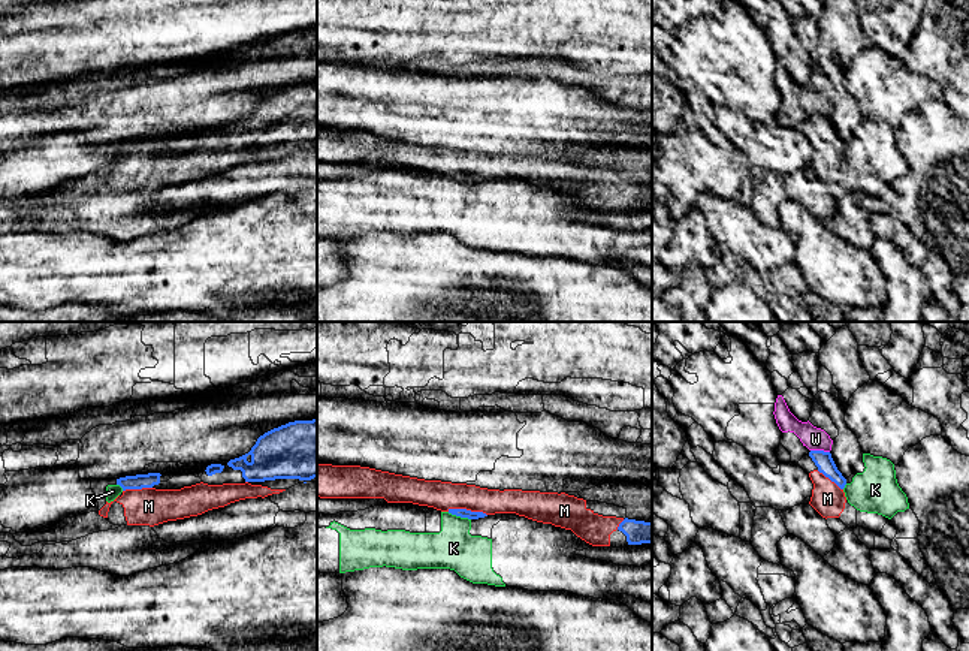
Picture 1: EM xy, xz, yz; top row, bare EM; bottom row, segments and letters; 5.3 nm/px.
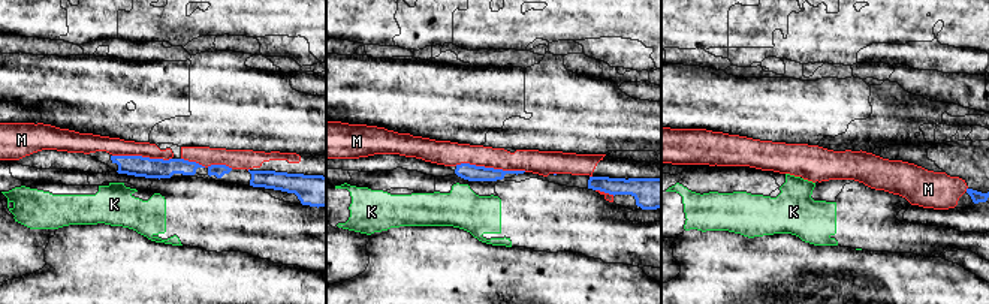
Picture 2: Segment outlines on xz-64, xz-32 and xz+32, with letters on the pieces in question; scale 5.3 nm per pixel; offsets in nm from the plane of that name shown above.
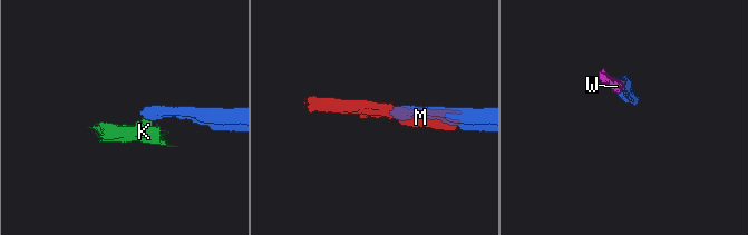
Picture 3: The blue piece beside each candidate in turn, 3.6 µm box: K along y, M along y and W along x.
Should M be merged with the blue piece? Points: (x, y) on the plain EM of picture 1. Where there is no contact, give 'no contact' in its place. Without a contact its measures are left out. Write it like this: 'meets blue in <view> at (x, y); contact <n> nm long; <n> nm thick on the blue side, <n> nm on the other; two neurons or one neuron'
meets blue in xz at (465, 174); contact 220 nm long; 50 nm thick on the blue side, 160 nm on the other; one neuron

